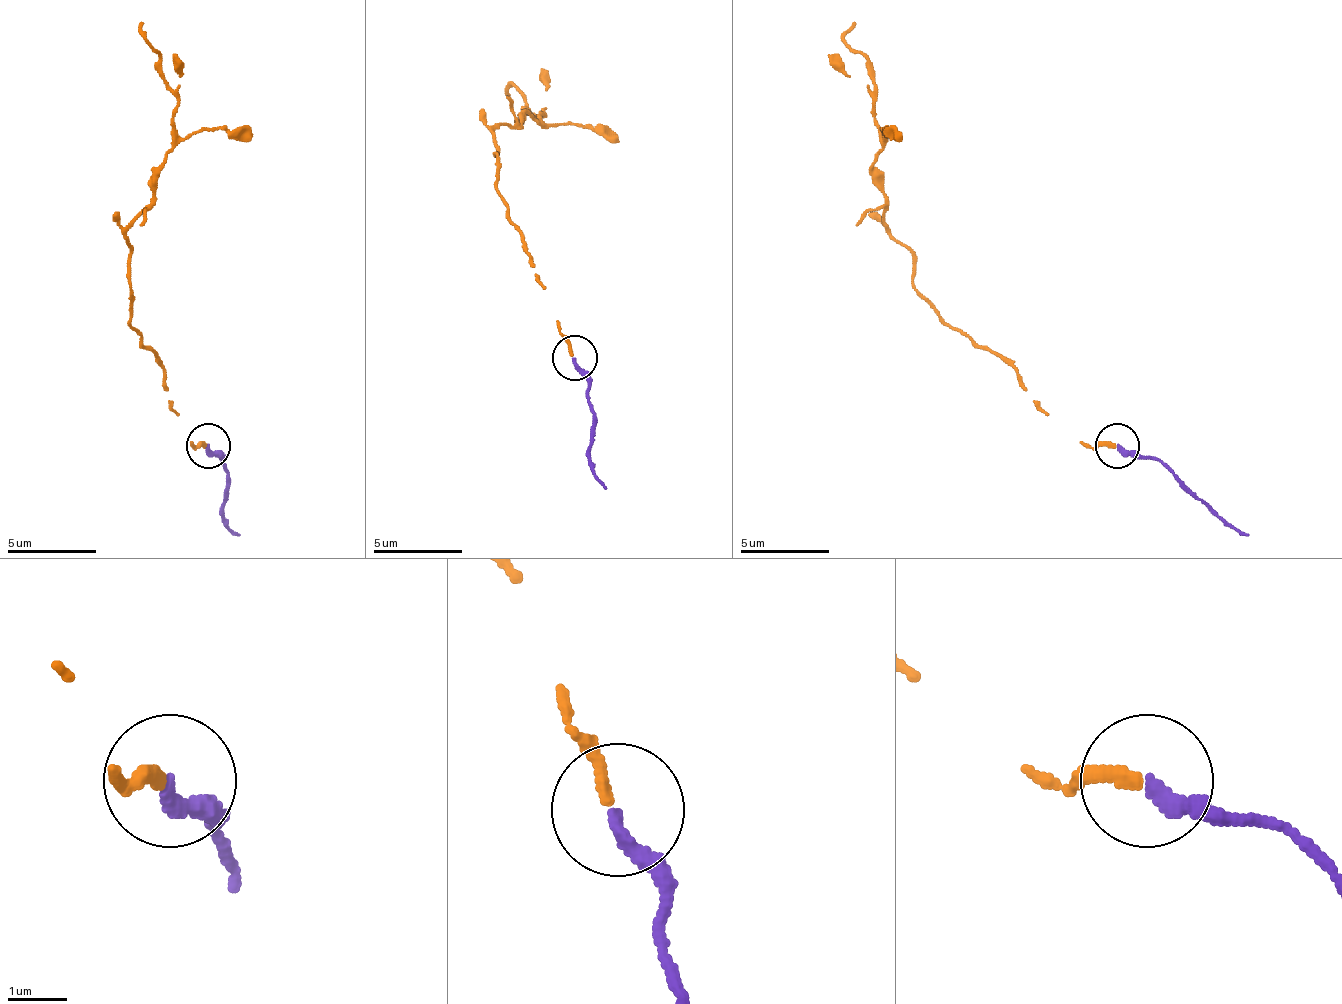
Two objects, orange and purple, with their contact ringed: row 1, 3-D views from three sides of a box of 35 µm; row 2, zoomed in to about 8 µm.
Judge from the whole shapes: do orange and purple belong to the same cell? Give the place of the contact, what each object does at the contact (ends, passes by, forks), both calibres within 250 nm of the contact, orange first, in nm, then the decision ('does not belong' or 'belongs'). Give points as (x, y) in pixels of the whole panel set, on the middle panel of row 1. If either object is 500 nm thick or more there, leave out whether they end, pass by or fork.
place (575, 358); orange ends; purple ends; calibres 200 and 240 nm; belongs

